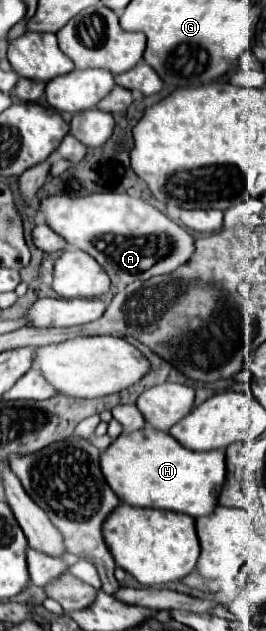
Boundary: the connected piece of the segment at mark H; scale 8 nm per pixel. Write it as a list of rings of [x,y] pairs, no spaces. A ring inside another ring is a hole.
[[[144,426],[134,434],[120,434],[112,440],[102,452],[100,466],[108,486],[118,494],[120,502],[140,508],[182,512],[192,518],[208,516],[214,510],[226,476],[222,450],[192,452],[178,444],[168,432],[150,426]]]

